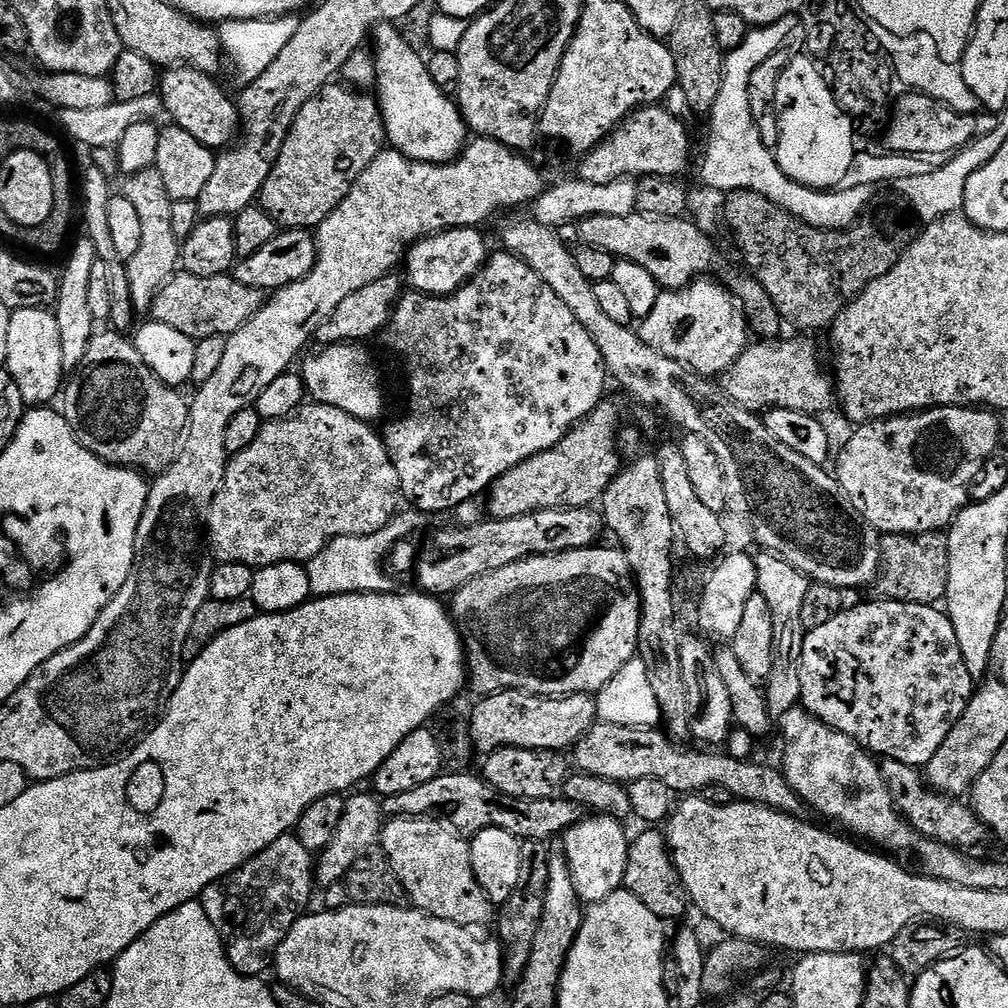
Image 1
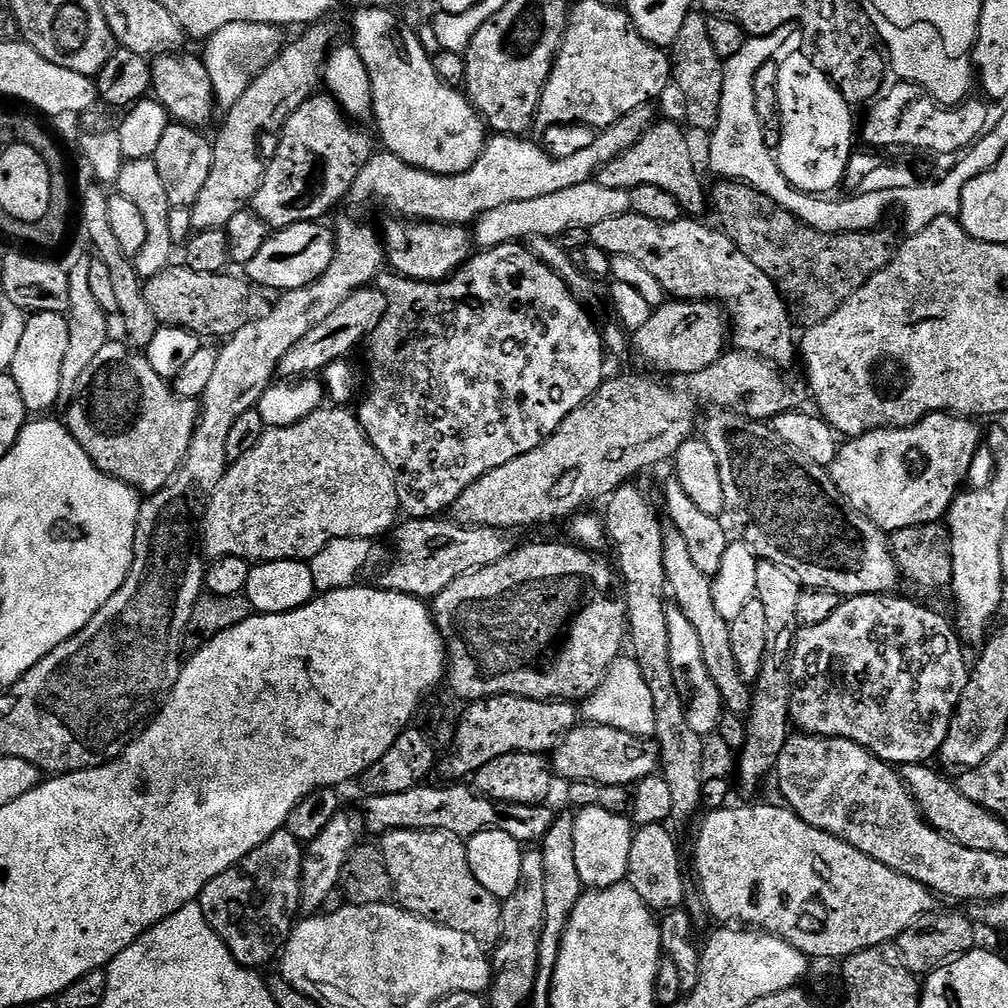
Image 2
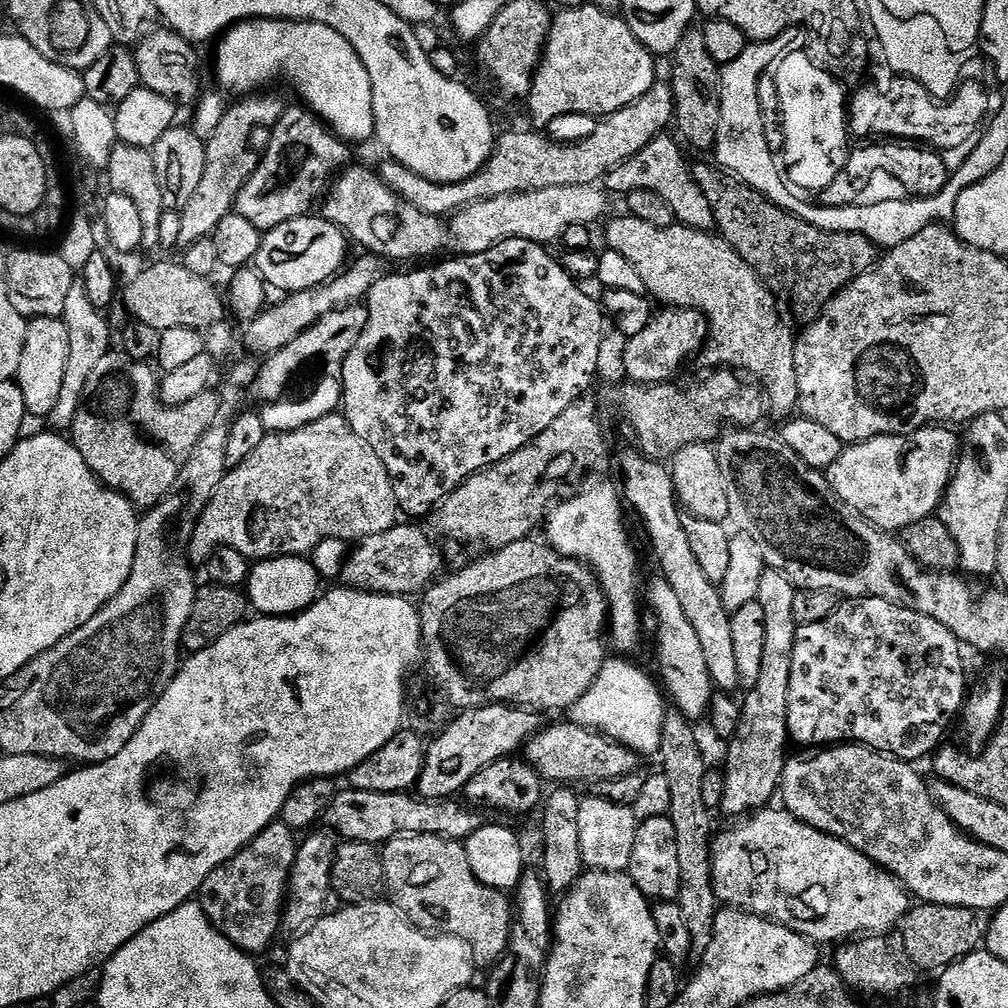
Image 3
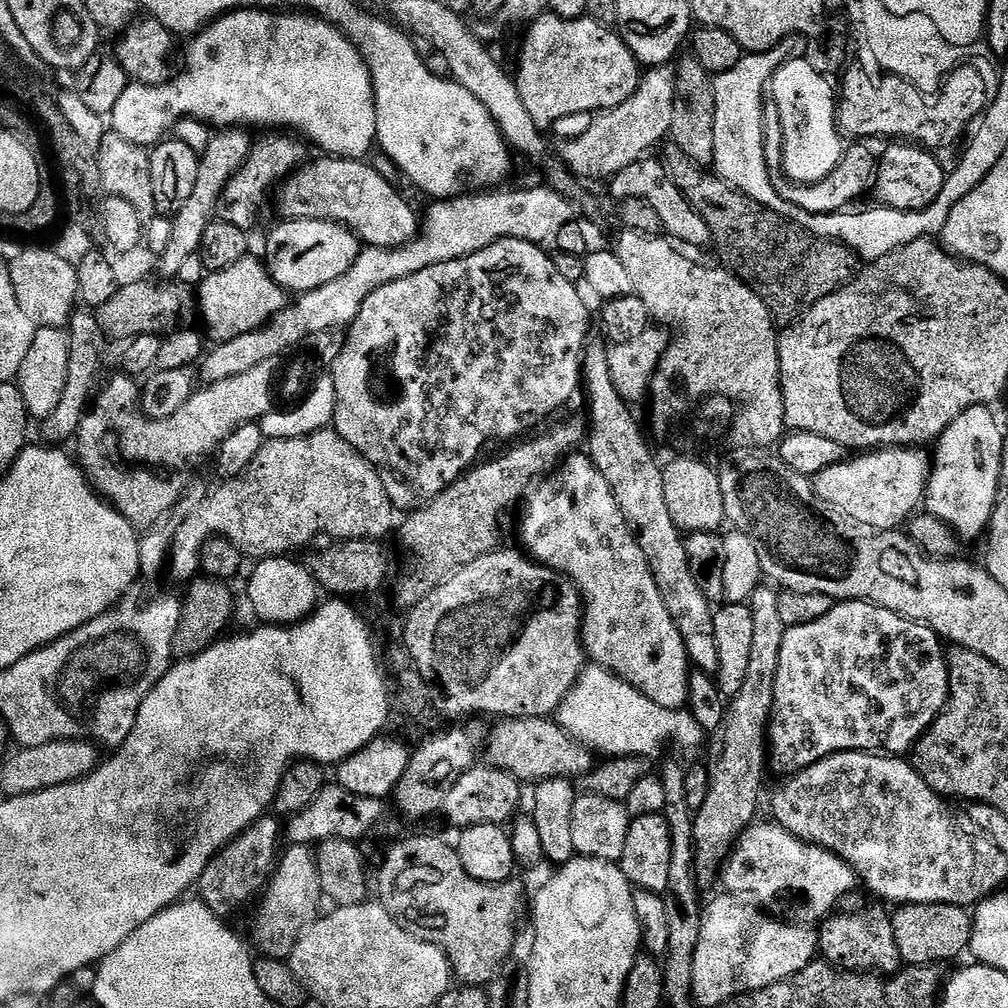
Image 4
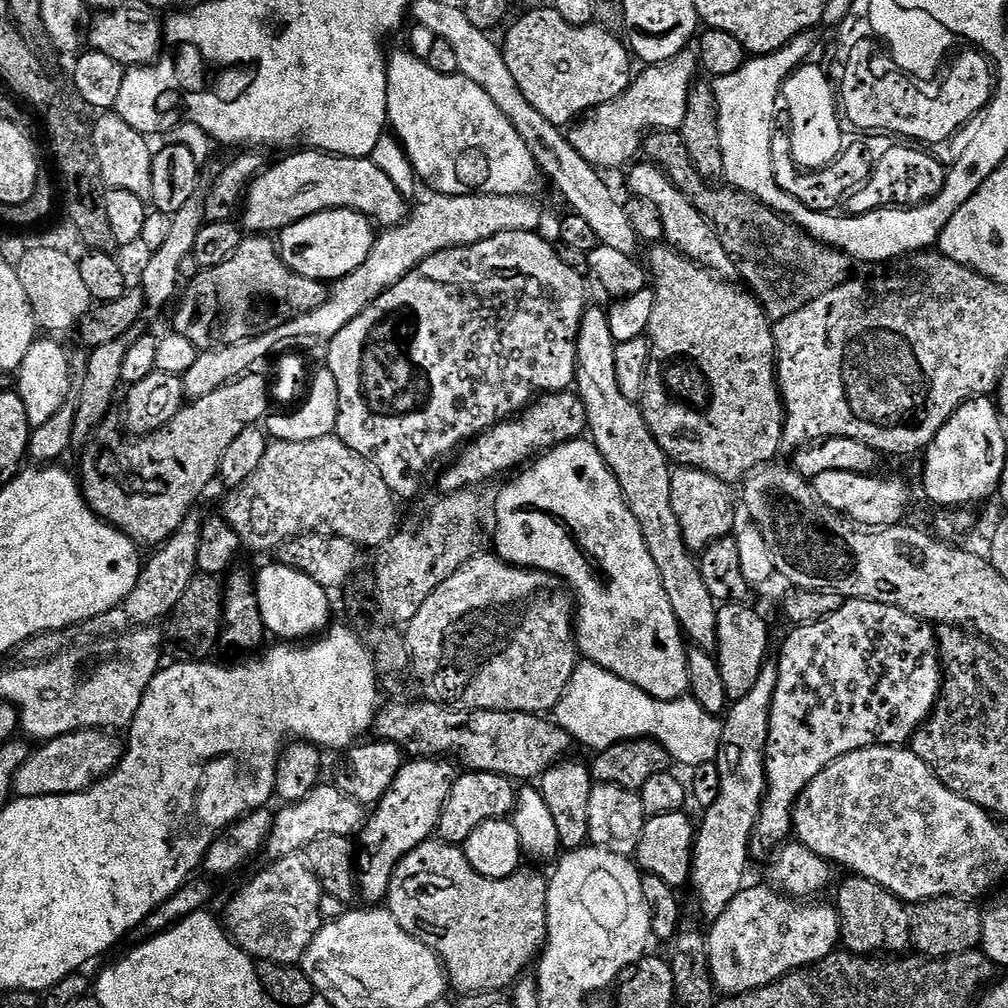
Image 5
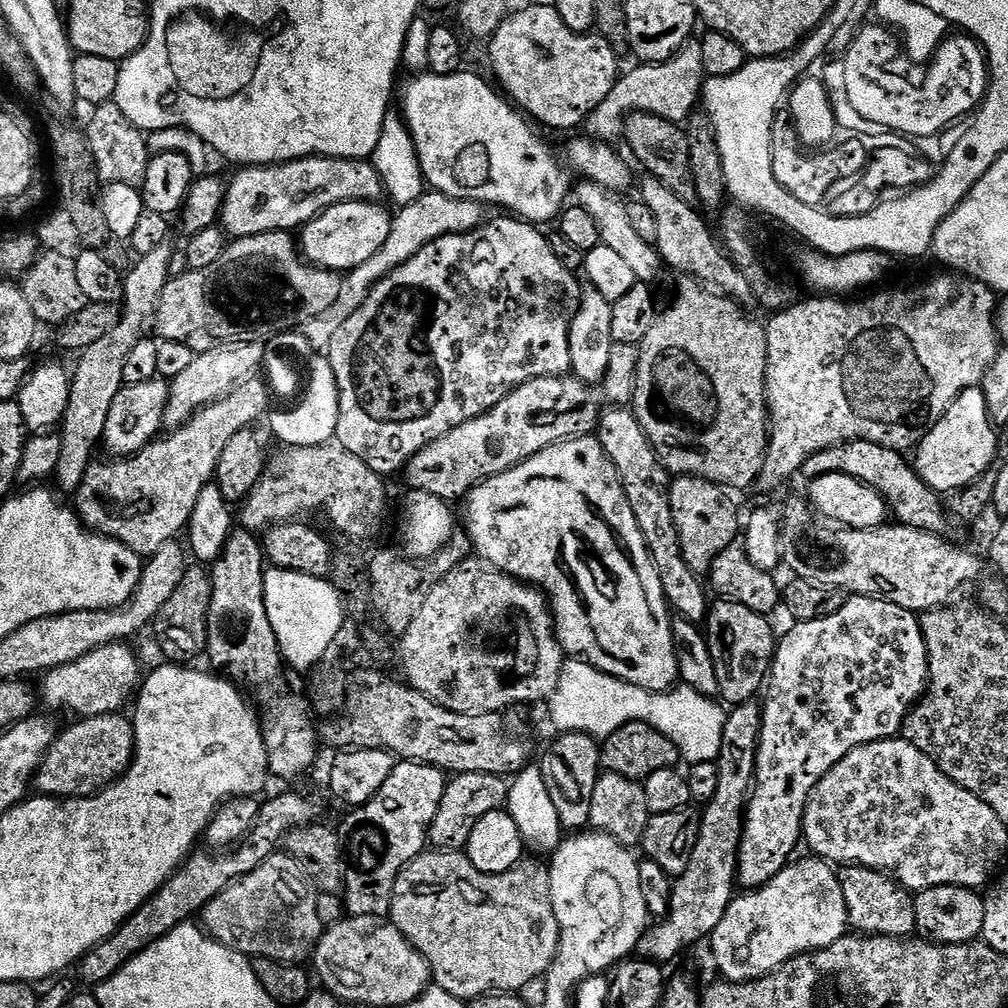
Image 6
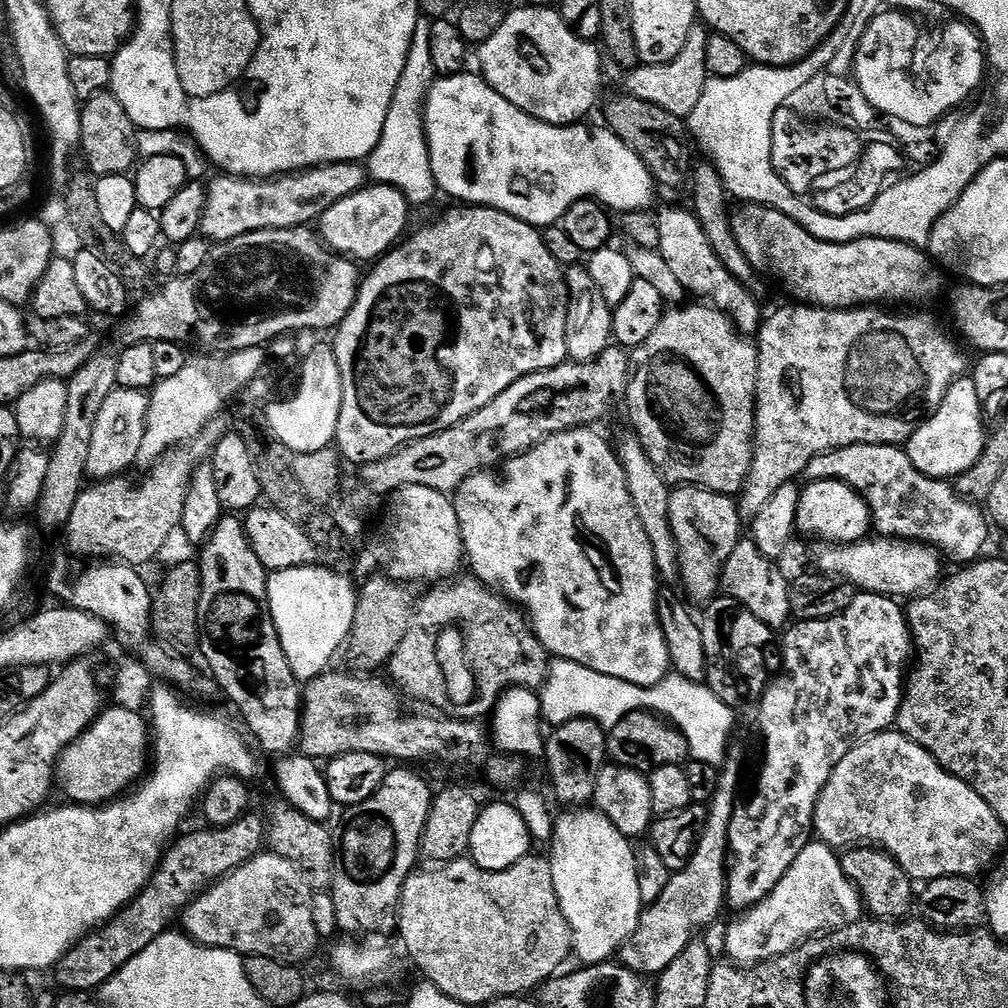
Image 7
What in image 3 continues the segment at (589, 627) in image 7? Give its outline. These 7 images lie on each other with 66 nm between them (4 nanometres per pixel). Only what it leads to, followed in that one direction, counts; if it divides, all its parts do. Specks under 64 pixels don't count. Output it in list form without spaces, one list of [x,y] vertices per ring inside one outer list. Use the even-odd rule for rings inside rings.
[[[592,484],[589,488],[581,487],[580,493],[569,495],[561,499],[549,511],[546,517],[548,526],[547,543],[552,549],[566,558],[576,560],[580,564],[592,570],[592,573],[600,581],[604,595],[608,597],[608,618],[610,621],[610,644],[617,648],[617,653],[632,654],[640,644],[640,560],[632,549],[632,540],[624,529],[624,512],[622,496],[612,484]],[[656,578],[652,584],[652,608],[656,611],[656,664],[660,667],[659,683],[667,699],[676,703],[673,704],[675,711],[690,721],[703,721],[714,695],[710,670],[706,670],[706,654],[702,654],[702,646],[698,642],[698,634],[694,634],[694,626],[690,626],[686,614],[682,614],[682,606],[674,595],[674,590],[670,590],[663,578]]]

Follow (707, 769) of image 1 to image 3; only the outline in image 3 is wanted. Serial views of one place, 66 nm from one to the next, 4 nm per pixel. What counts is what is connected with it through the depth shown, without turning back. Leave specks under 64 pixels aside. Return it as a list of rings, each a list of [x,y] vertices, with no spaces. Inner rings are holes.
[[[571,722],[541,727],[536,735],[528,739],[526,759],[528,765],[540,775],[541,781],[553,780],[556,786],[577,786],[580,783],[599,786],[607,780],[620,780],[623,776],[633,775],[642,763],[638,753],[625,744]]]

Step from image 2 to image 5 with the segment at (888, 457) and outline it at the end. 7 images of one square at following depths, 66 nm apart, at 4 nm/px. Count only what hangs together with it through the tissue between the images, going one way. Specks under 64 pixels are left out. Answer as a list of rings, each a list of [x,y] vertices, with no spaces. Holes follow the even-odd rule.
[[[830,470],[830,474],[818,474],[814,487],[818,498],[826,506],[848,516],[863,527],[893,528],[905,519],[903,516],[908,508],[908,488],[896,476],[883,480],[880,474]]]

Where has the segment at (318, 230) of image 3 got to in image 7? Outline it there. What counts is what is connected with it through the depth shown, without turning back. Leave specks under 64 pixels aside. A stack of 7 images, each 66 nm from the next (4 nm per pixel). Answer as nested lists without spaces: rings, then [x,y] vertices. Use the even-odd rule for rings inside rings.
[[[370,184],[324,212],[318,221],[318,232],[321,240],[341,256],[358,262],[374,262],[401,241],[410,211],[408,199],[397,188],[388,184]]]

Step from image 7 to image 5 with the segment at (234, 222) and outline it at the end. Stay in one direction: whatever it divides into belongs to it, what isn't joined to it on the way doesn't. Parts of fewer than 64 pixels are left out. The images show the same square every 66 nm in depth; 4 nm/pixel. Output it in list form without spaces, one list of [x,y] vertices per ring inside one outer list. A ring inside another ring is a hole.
[[[296,150],[285,160],[280,160],[277,164],[269,163],[263,172],[259,172],[248,190],[244,194],[242,205],[242,228],[248,234],[279,234],[284,228],[300,219],[310,218],[322,211],[330,211],[335,208],[345,208],[346,210],[360,211],[366,215],[376,226],[381,229],[393,228],[395,224],[401,224],[409,214],[410,204],[403,194],[390,182],[390,178],[371,158],[363,156],[335,156],[333,152],[318,152],[315,150]]]

